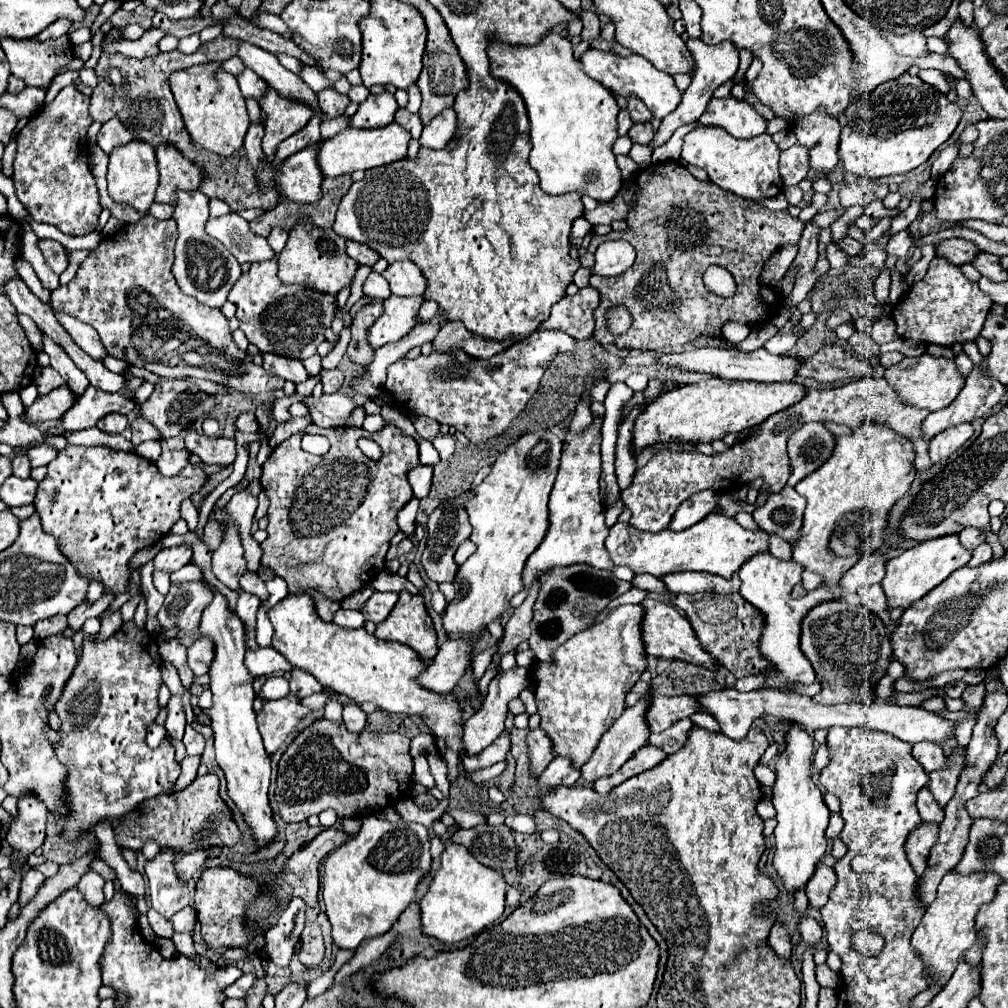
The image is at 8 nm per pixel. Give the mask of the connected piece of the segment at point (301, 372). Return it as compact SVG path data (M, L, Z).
M263 354L263 368L269 374L275 374L283 380L291 380L295 384L305 382L309 378L305 366L299 360L285 360L285 358L275 356L275 354Z

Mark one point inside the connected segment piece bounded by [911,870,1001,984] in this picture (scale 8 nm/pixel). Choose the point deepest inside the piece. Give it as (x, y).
(947, 931)

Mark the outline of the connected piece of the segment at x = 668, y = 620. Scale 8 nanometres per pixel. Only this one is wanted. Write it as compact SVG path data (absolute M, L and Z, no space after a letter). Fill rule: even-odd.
M645 598L641 604L645 608L643 642L645 642L647 656L657 656L657 658L667 658L667 660L683 660L683 662L705 666L711 672L715 672L719 668L717 660L709 652L703 650L695 630L689 624L689 620L685 616L681 616L677 608L673 608L671 604L659 602L659 600L649 600L649 598Z

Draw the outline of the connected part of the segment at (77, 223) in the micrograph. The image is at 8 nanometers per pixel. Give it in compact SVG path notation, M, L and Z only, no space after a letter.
M71 84L65 86L49 106L43 106L17 134L17 154L13 162L17 198L33 220L53 224L71 236L85 236L97 230L101 214L99 192L87 160L89 148L85 134L91 122L89 96Z

